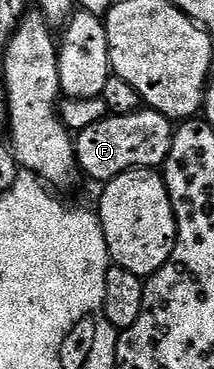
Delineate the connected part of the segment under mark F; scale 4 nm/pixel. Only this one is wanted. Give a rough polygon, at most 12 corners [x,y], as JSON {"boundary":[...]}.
{"boundary":[[144,106],[75,133],[81,173],[159,169],[173,121]]}

